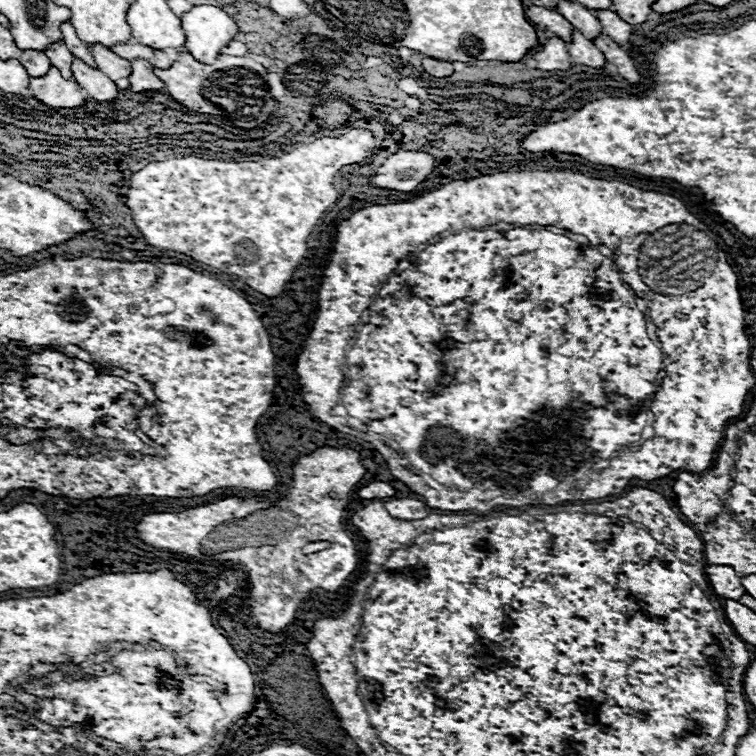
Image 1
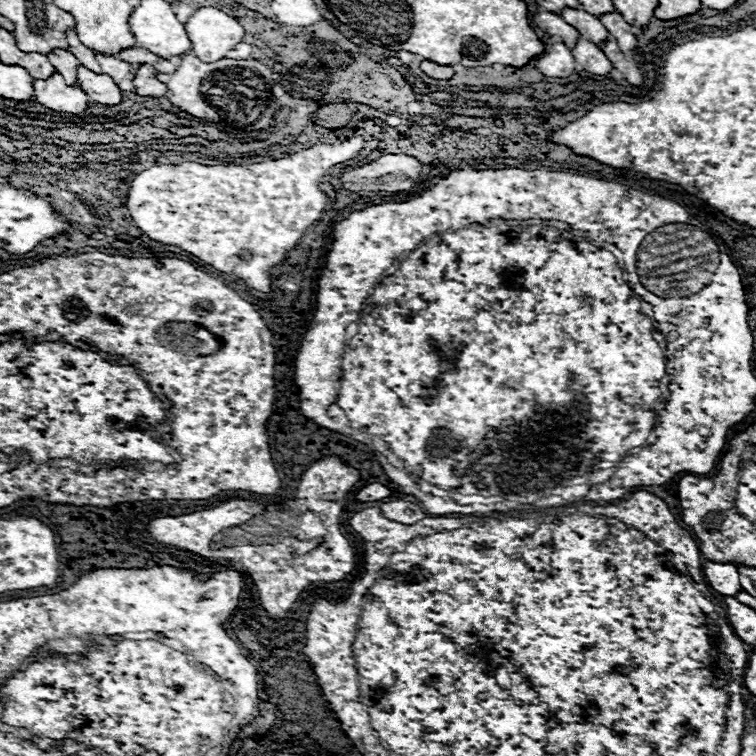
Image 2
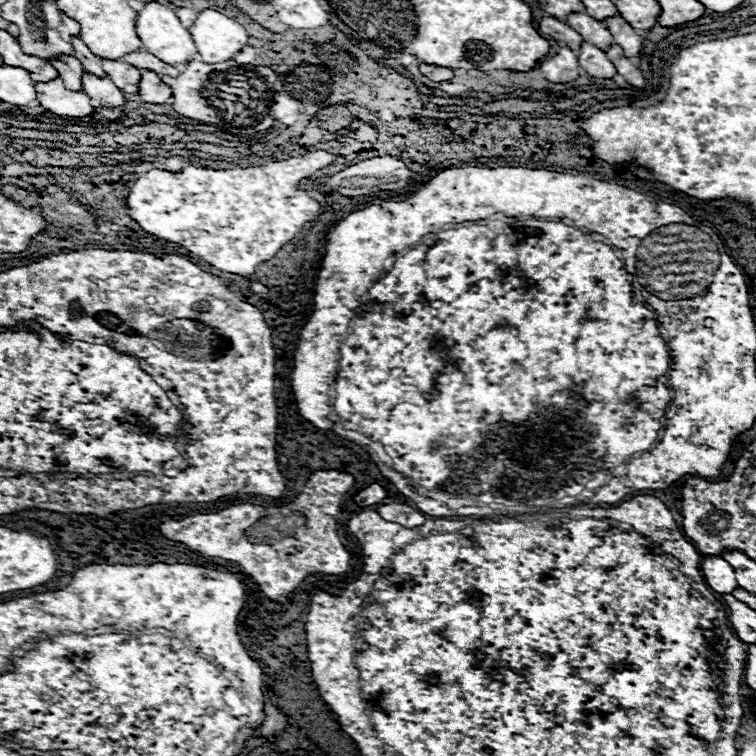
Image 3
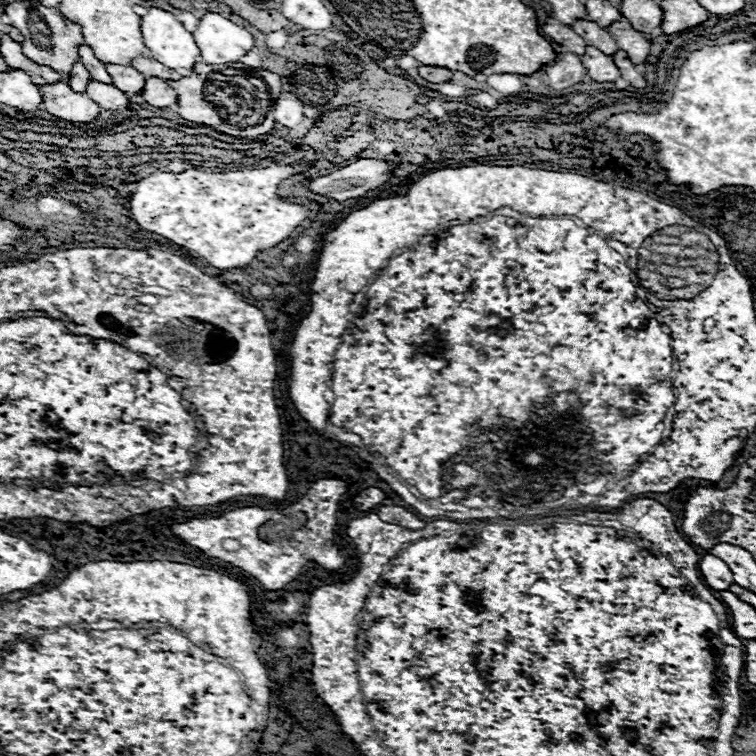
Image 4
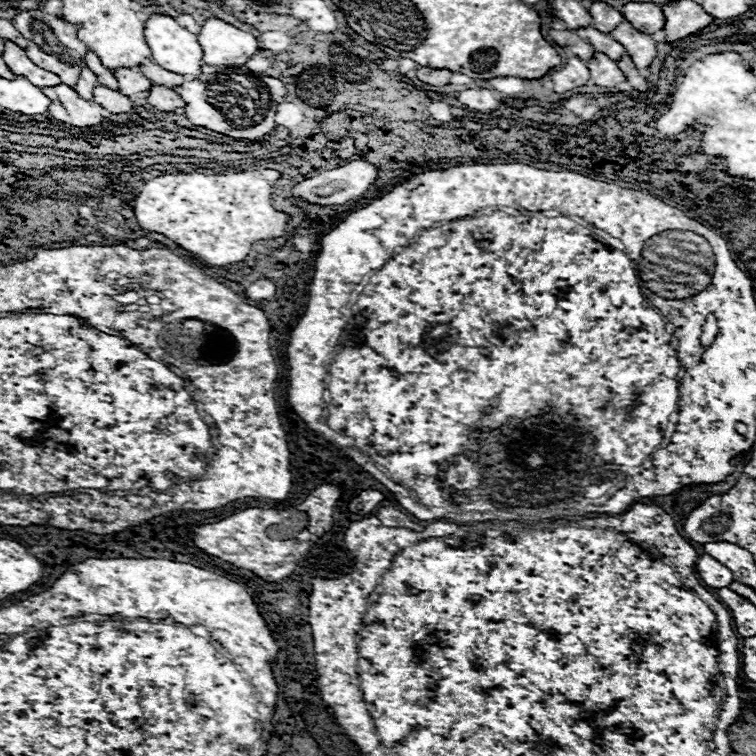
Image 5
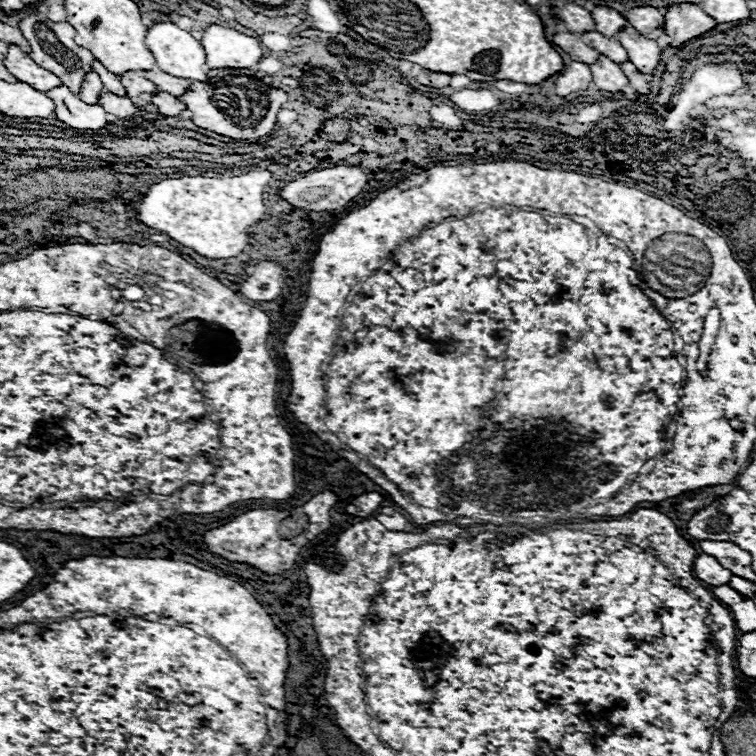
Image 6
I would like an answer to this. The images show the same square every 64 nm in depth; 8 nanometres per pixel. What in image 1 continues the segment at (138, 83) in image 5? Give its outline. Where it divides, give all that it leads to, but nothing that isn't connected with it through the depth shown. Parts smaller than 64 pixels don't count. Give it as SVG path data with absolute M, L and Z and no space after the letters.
M90 46L90 50L94 50L94 60L98 62L98 68L114 78L114 82L118 78L128 78L132 74L132 66L128 60L116 56L110 48L104 48L104 46Z

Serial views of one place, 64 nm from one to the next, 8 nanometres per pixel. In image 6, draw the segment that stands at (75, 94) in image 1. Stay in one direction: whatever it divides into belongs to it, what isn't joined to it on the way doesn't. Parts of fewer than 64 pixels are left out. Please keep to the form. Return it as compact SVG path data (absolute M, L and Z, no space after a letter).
M58 86L54 90L48 90L50 98L54 98L56 104L56 118L64 124L78 128L78 130L100 130L108 124L108 114L102 106L84 104L78 96L74 96L66 86Z

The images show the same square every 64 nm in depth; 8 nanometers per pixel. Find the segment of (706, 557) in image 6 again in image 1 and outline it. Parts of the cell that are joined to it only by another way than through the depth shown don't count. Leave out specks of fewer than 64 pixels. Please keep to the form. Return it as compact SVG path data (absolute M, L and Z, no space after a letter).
M710 564L704 568L710 586L722 598L740 598L746 590L740 584L740 578L732 566L716 566Z

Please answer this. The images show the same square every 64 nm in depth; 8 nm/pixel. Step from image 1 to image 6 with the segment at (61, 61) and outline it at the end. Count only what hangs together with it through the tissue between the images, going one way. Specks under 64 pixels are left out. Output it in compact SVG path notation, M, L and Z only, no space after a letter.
M94 72L86 74L84 84L82 84L82 92L80 92L82 102L86 102L86 104L98 104L98 98L100 98L102 92L104 92L104 84L102 84L100 76L94 74Z

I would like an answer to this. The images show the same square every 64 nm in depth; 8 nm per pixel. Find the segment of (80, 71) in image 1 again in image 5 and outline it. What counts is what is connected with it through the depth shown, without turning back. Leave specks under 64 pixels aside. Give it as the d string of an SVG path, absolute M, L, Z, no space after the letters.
M98 86L94 88L94 102L98 102L104 110L112 112L112 114L126 114L132 110L132 102L128 96L114 92L106 86Z

